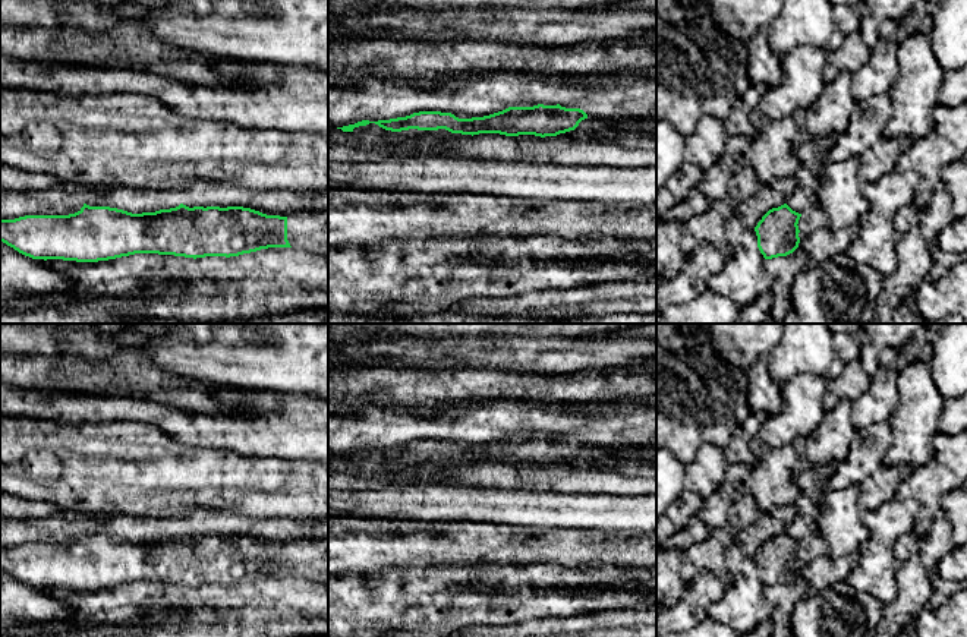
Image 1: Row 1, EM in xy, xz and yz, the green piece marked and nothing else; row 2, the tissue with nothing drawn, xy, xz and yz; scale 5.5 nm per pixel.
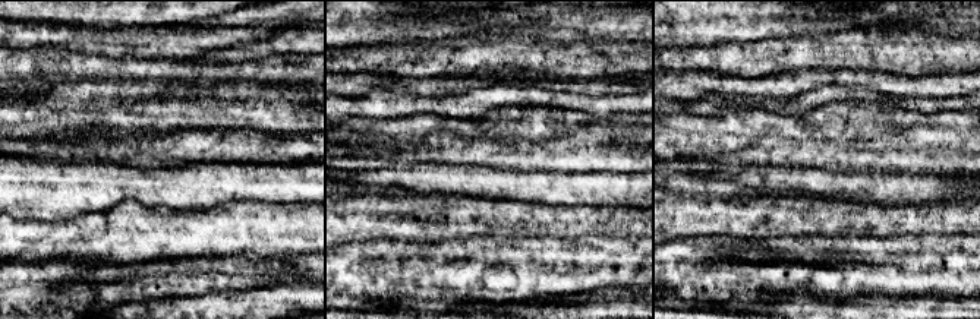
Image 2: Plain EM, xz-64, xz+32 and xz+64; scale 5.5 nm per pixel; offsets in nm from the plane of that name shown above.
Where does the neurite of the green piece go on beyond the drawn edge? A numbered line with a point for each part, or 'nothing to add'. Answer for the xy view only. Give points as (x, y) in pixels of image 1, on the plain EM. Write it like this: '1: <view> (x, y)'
1: xy (305, 558)

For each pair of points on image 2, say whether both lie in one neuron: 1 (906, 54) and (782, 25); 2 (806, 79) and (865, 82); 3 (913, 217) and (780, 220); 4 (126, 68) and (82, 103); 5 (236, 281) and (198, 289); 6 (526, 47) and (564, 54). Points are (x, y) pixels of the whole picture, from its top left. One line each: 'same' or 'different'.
1: different
2: same
3: same
4: different
5: same
6: same

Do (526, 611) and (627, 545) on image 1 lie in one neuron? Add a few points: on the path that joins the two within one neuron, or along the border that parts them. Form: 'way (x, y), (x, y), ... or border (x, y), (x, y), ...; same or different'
border (633, 567), (589, 564), (580, 568), (566, 568); different

